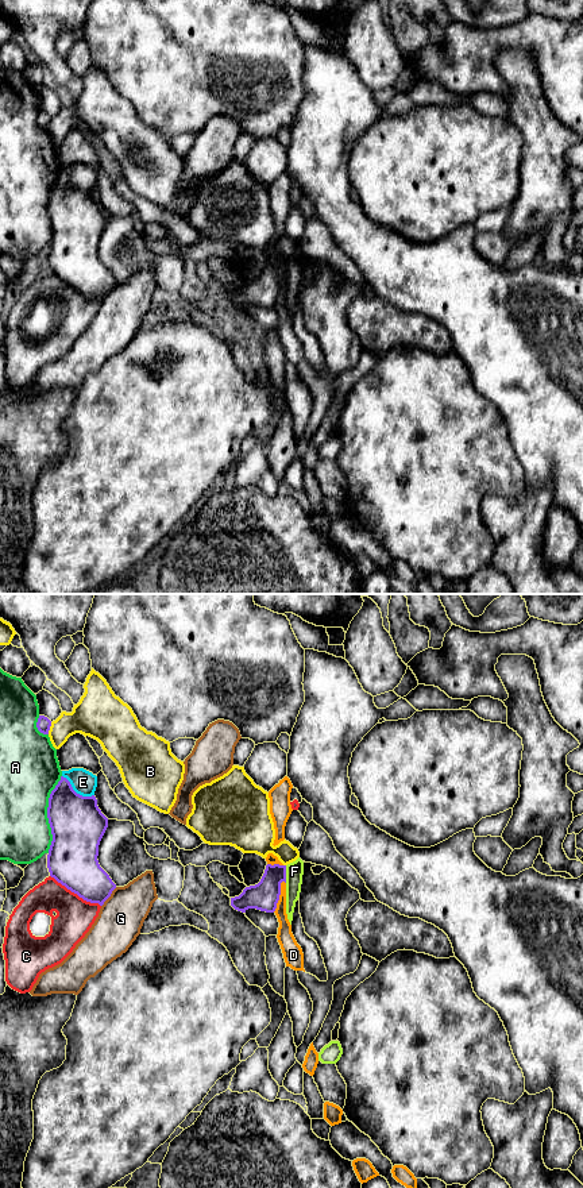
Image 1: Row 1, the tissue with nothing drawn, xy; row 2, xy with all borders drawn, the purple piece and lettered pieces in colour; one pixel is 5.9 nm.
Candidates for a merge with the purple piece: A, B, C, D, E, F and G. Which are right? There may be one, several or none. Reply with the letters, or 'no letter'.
no letter

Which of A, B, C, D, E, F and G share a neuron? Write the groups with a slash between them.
A / B / C / D / E / F / G

